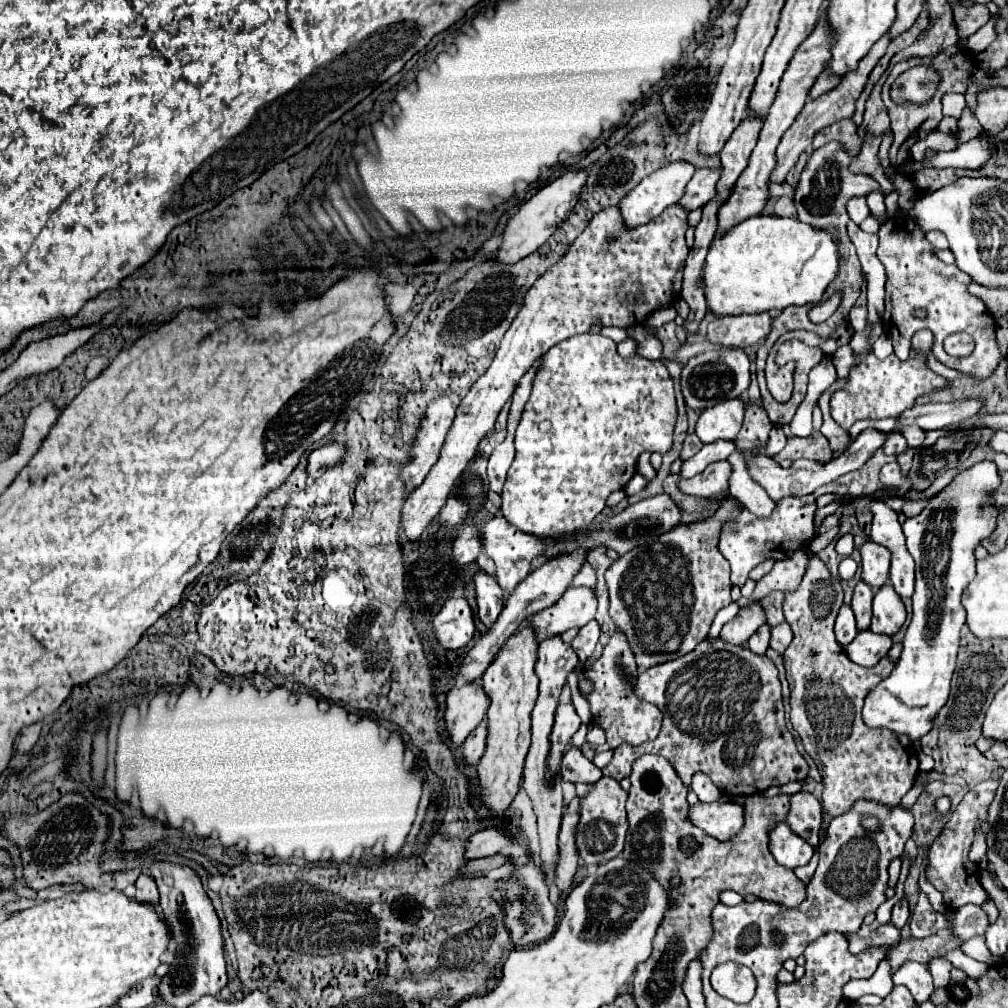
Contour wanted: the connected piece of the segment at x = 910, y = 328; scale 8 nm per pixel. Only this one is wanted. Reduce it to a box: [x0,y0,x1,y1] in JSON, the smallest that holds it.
[878,215,1002,381]

